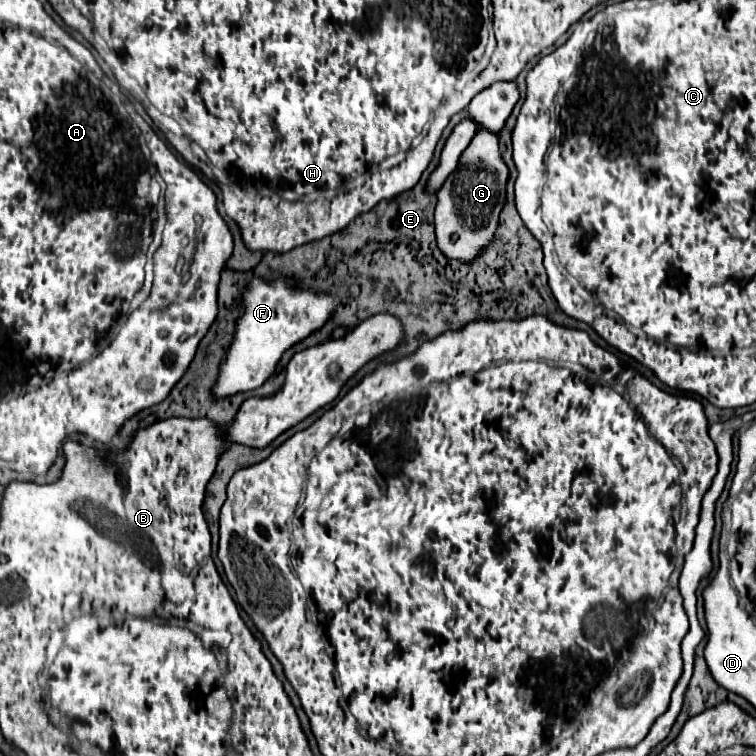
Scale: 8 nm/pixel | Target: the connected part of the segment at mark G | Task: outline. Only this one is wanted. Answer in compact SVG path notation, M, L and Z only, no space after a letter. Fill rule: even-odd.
M480 130L462 152L458 168L438 190L438 204L434 210L436 242L446 258L472 264L490 246L498 228L498 216L506 204L508 174L508 166L500 154L498 134Z

